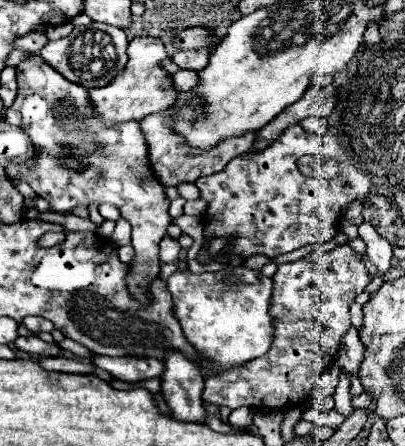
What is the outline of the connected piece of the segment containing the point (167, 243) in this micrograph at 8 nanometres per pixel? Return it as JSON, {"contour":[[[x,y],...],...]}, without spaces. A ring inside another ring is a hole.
{"contour":[[[166,234],[164,240],[160,242],[160,260],[162,260],[162,262],[176,262],[178,252],[180,252],[178,240],[174,240],[174,238],[170,238],[170,236]]]}

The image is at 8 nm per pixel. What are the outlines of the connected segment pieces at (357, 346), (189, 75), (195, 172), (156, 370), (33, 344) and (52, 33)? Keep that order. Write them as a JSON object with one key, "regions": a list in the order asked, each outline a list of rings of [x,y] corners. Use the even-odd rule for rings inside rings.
{"regions":[[[[350,328],[350,332],[342,338],[342,346],[338,350],[338,364],[350,372],[352,376],[358,376],[358,366],[364,360],[364,346],[358,338],[358,332],[354,328]]],[[[178,70],[172,76],[172,86],[182,92],[182,90],[190,90],[196,82],[198,82],[198,72],[188,72],[188,70]]],[[[168,108],[166,112],[146,116],[140,122],[140,128],[144,132],[144,140],[146,140],[146,146],[148,146],[150,168],[154,172],[156,180],[160,180],[162,186],[178,186],[180,182],[196,182],[202,176],[210,176],[214,172],[220,172],[232,158],[236,158],[240,154],[246,154],[254,144],[256,132],[246,132],[240,138],[230,138],[230,140],[220,142],[216,148],[212,148],[208,152],[194,150],[188,144],[184,144],[180,140],[180,136],[176,136],[176,130],[172,130],[172,126],[170,126],[170,124],[174,124],[174,118],[170,116],[172,110],[174,108]]],[[[90,356],[92,364],[110,372],[122,382],[140,382],[146,378],[156,378],[162,374],[164,364],[160,360],[136,360],[136,356]]],[[[24,336],[24,338],[16,338],[14,342],[16,350],[20,352],[28,352],[28,354],[36,354],[36,356],[60,356],[62,350],[58,348],[58,344],[50,344],[40,340],[38,336]]],[[[67,21],[61,25],[50,25],[46,29],[46,35],[49,41],[55,41],[68,36],[68,34],[70,34],[73,28],[74,26],[70,21]]]]}

